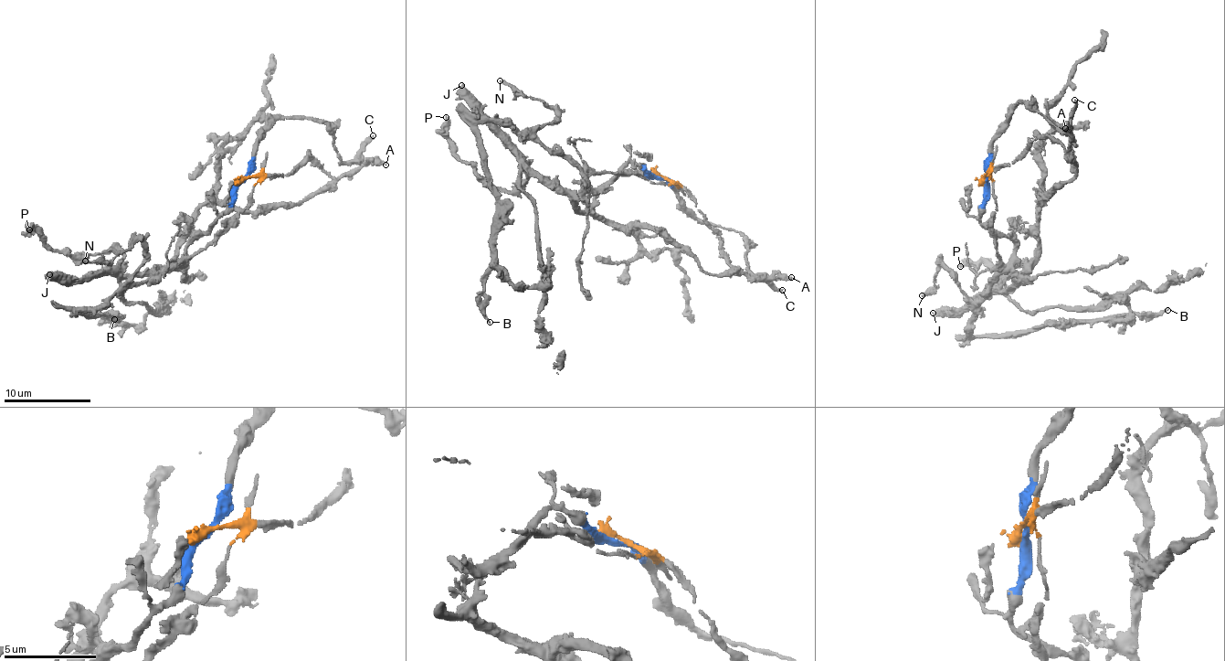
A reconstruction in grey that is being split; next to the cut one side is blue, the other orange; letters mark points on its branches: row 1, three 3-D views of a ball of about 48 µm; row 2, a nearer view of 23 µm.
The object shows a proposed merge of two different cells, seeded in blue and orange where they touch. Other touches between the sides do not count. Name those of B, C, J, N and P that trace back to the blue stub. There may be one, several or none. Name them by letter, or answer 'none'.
B, C, N

